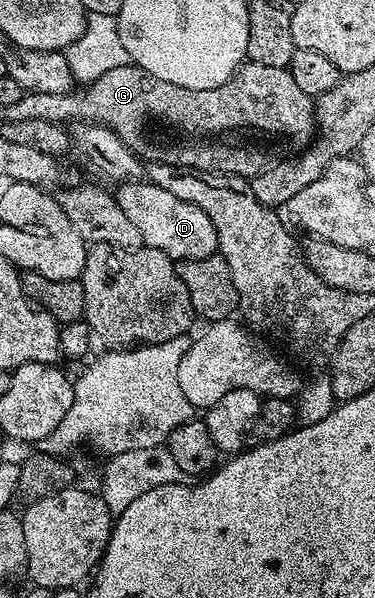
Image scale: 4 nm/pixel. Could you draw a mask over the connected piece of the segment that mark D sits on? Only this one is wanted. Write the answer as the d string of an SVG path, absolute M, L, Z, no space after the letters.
M145 179L132 180L121 185L116 192L120 210L140 230L140 238L147 248L160 250L171 260L195 260L208 258L218 252L216 228L212 226L212 218L200 210L192 202L184 202L176 198L176 194L168 194L158 184L151 184Z

